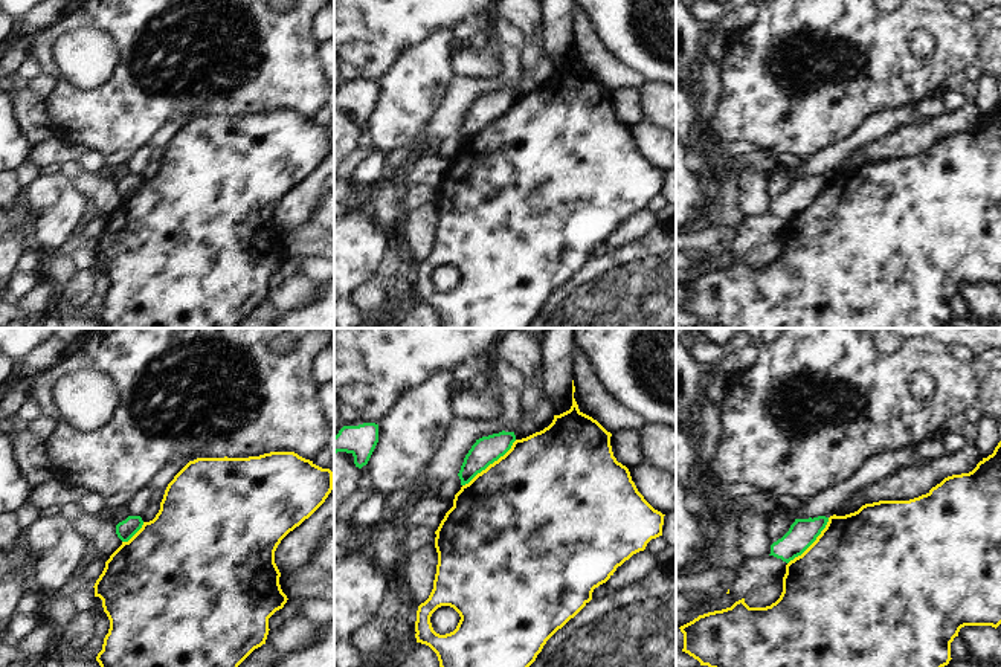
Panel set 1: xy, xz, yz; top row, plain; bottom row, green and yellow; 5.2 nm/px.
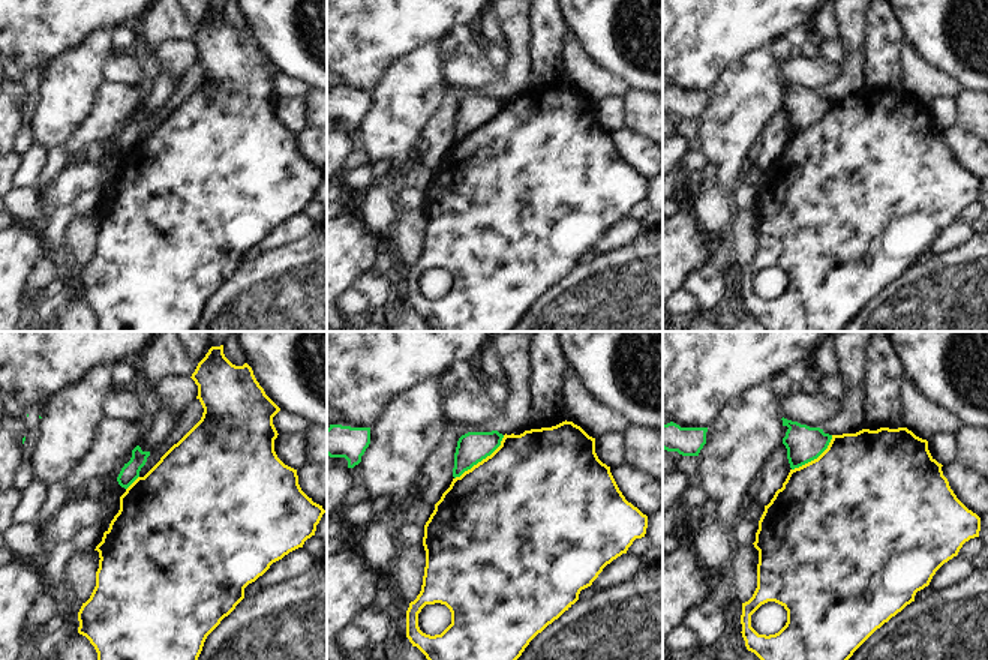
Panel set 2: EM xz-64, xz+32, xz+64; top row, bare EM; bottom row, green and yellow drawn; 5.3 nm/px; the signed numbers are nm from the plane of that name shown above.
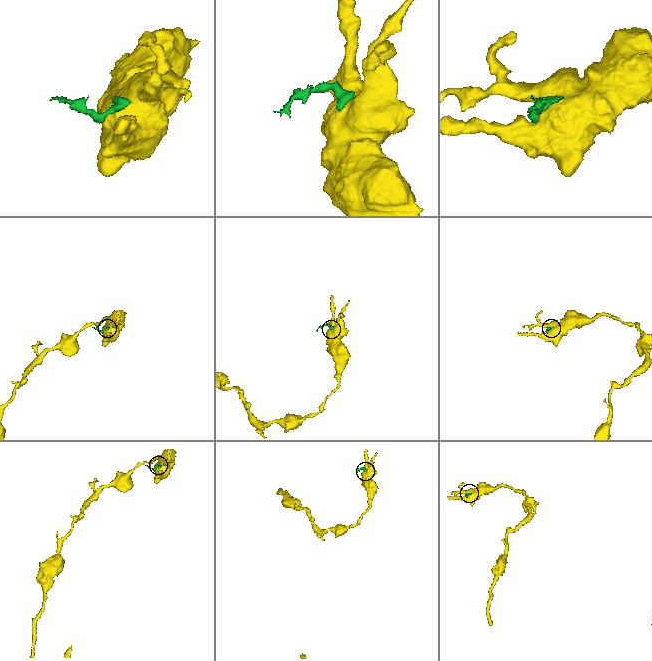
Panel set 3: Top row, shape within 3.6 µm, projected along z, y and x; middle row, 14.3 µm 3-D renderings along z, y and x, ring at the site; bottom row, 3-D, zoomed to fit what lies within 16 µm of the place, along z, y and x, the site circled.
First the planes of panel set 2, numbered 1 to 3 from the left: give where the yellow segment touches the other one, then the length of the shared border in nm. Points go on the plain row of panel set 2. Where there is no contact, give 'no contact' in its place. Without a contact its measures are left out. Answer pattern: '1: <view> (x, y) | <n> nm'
1: xz-64 (132, 146) | 100 nm
2: xz+32 (482, 123) | 360 nm
3: xz+64 (814, 122) | 300 nm

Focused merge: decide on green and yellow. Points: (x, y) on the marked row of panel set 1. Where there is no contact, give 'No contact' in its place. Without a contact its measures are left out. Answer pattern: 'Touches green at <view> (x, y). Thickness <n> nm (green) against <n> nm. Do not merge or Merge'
Touches green at xz (490, 463). Thickness 150 nm (green) against 480 nm. Do not merge

